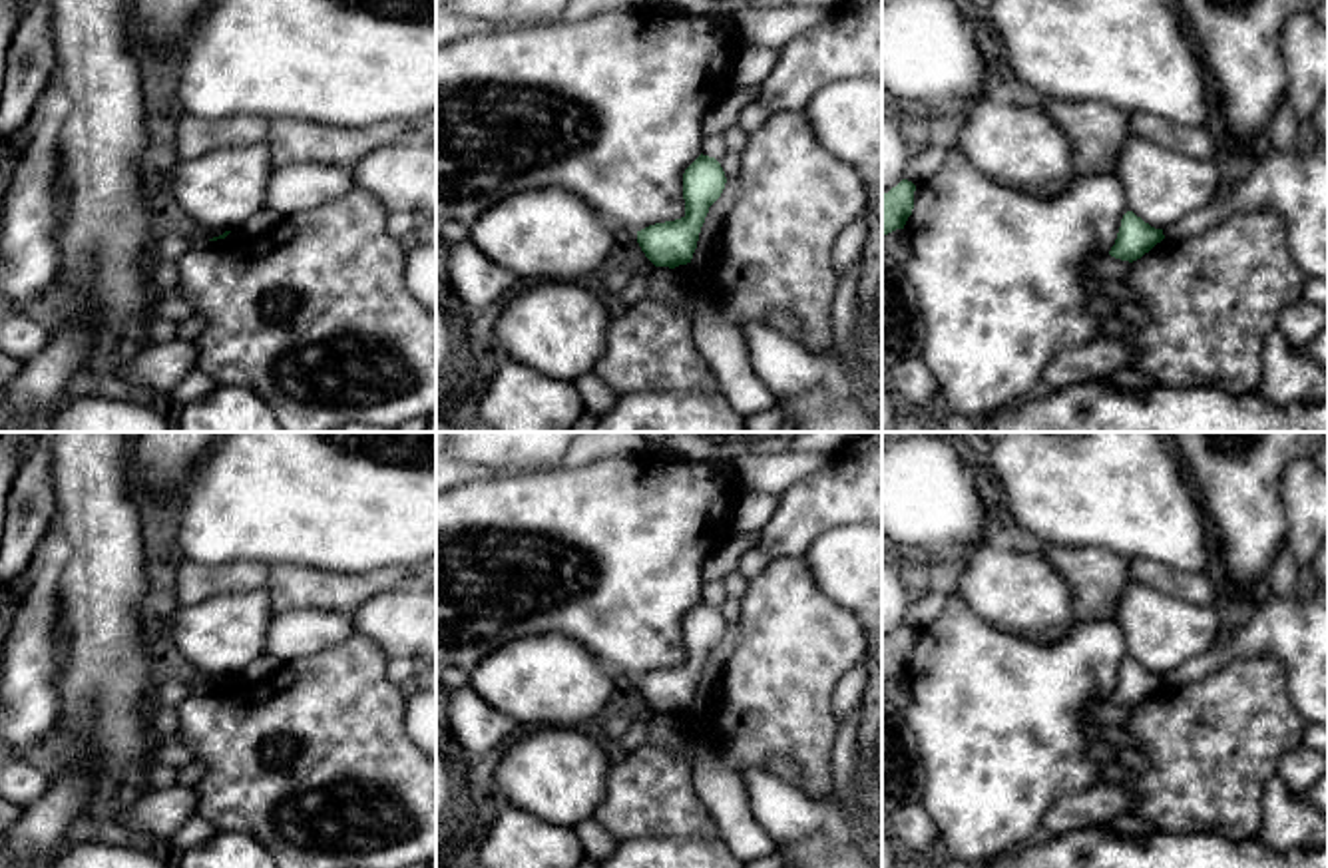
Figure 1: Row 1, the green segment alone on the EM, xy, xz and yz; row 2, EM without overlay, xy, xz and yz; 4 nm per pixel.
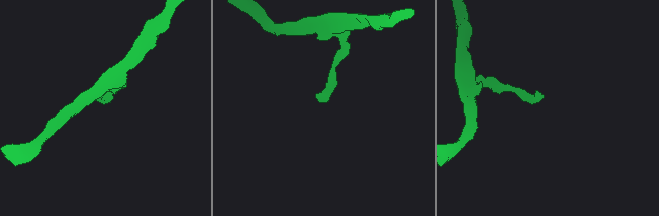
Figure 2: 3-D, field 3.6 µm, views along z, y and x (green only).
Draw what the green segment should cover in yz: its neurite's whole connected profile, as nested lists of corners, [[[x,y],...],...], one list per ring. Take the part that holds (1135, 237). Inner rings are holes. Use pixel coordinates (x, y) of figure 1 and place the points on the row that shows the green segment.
[[[1127,211],[1121,219],[1121,227],[1109,255],[1133,263],[1163,239],[1163,229],[1155,229],[1133,211]]]

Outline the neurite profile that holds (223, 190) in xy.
[[[265,143],[219,147],[177,163],[173,195],[203,235],[213,229],[241,231],[265,207],[275,167]]]

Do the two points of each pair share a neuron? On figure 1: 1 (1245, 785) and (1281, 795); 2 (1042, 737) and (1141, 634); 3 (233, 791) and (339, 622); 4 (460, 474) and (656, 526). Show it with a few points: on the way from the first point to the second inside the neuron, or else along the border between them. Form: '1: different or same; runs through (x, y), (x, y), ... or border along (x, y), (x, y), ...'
1: different; border along (1275, 773), (1263, 793), (1263, 823), (1255, 835)
2: different; border along (1113, 618), (1129, 655)
3: different; border along (355, 632), (321, 651), (281, 663)
4: different; border along (520, 472), (456, 484)

